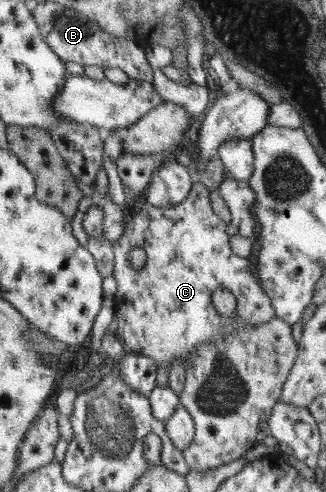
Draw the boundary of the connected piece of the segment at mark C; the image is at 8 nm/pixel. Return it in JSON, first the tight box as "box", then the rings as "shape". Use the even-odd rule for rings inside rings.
{"box":[83,182,277,372],"shape":[[[199,182],[191,189],[189,197],[177,205],[157,207],[147,201],[138,214],[128,218],[125,233],[115,242],[105,237],[104,213],[101,206],[91,205],[83,217],[83,229],[87,231],[87,235],[91,235],[93,240],[104,241],[114,257],[111,276],[116,281],[114,324],[118,335],[129,351],[155,359],[158,365],[167,367],[169,372],[177,359],[183,357],[186,361],[189,360],[199,345],[219,342],[221,337],[225,337],[221,312],[212,300],[215,290],[225,287],[236,295],[239,314],[235,318],[235,331],[237,327],[259,327],[277,318],[273,300],[255,275],[253,263],[233,252],[230,235],[226,229],[227,223],[215,213],[211,205],[211,192],[205,184]],[[136,247],[145,250],[146,254],[146,261],[140,269],[135,269],[133,263],[129,262],[131,250]]]}

